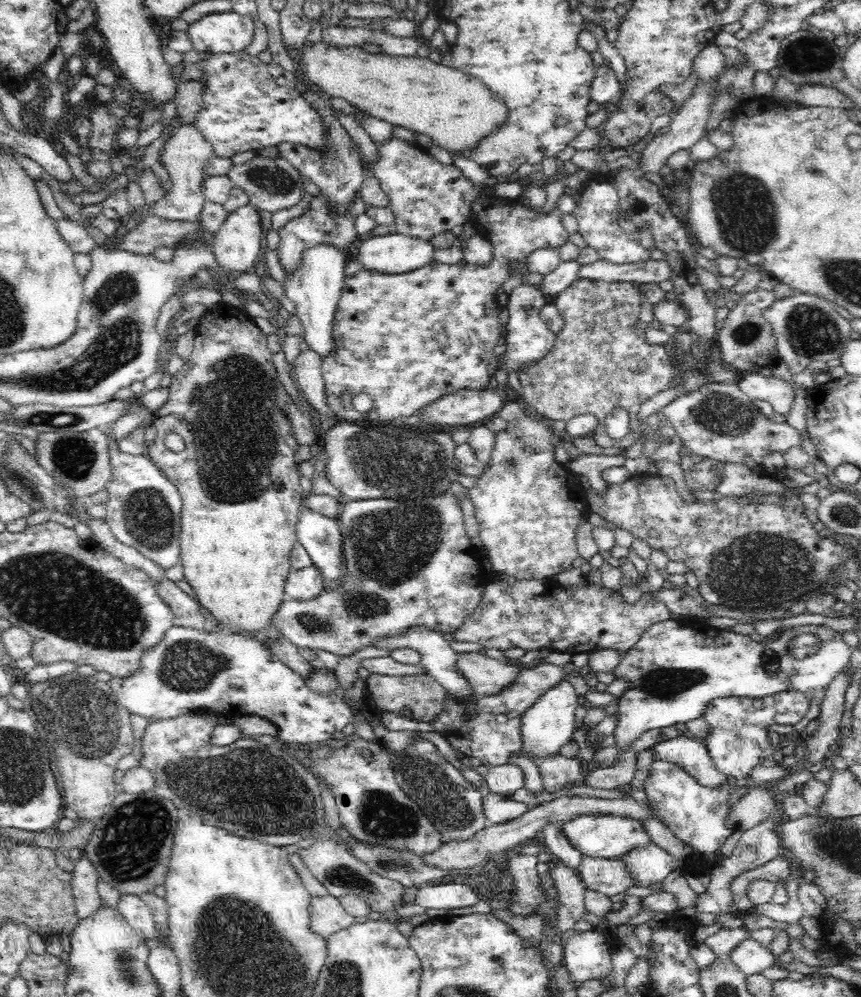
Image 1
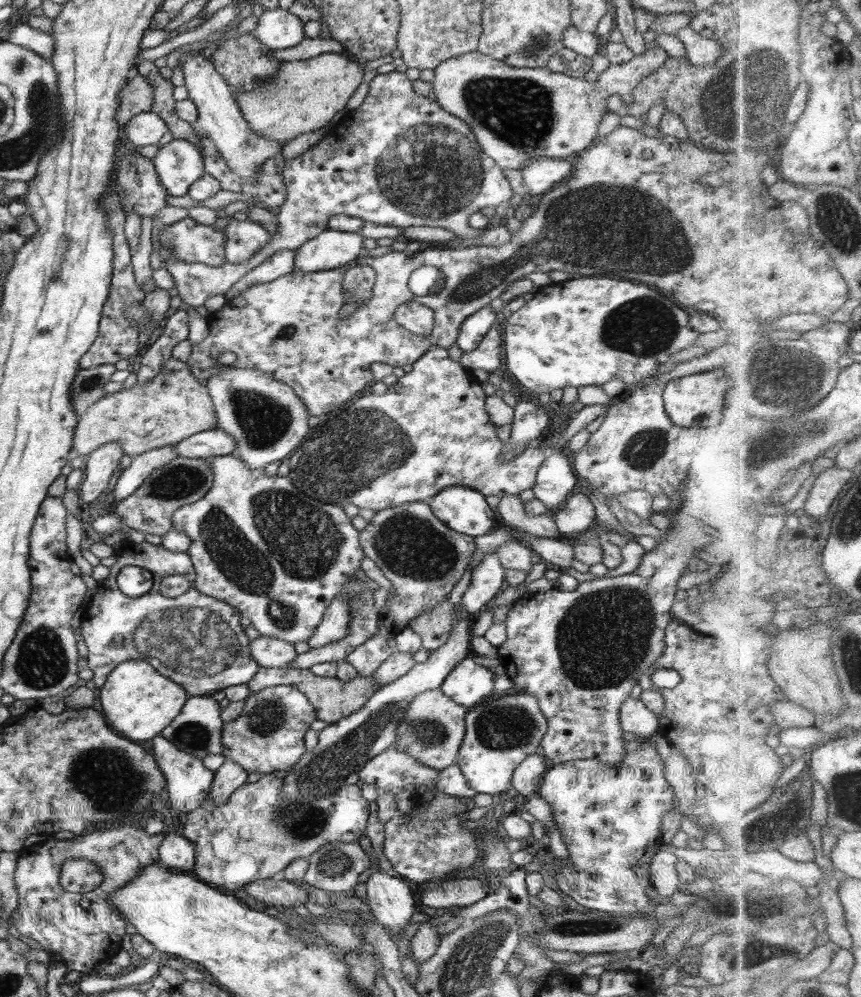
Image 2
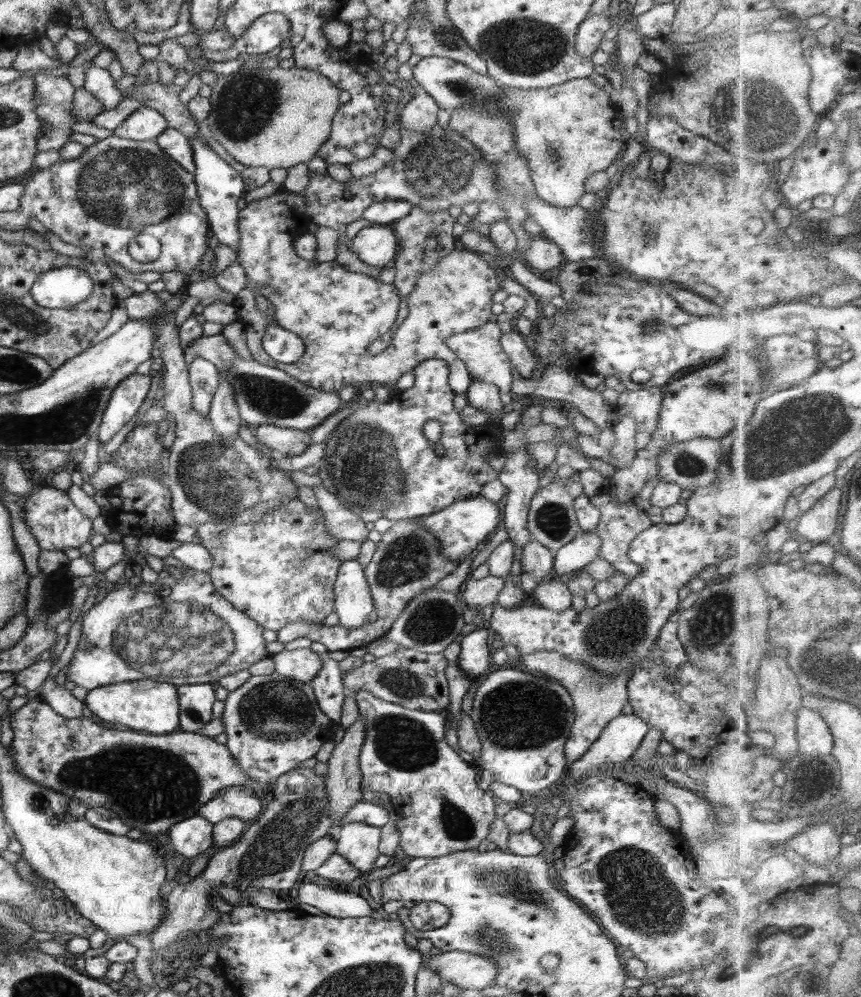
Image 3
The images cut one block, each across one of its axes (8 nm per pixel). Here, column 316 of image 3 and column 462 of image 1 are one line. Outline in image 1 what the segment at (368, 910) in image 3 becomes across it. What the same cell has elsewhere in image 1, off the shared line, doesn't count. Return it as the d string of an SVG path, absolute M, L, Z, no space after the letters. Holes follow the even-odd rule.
M445 880L439 884L418 887L415 903L424 908L470 908L480 902L474 888L468 884L450 883Z

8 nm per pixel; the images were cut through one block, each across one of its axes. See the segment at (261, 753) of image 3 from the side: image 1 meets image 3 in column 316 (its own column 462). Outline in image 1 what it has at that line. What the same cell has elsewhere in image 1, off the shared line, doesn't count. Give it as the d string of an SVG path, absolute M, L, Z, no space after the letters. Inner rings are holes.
M547 662L531 668L522 666L518 678L510 686L504 686L494 696L477 695L462 698L464 702L461 702L448 694L444 708L438 712L434 720L430 720L430 724L434 725L435 732L439 732L450 746L463 752L466 757L479 758L482 764L489 768L508 764L510 755L520 752L522 748L520 725L525 710L530 708L548 688L556 686L562 680L568 680L570 674L572 674L570 663L565 667Z

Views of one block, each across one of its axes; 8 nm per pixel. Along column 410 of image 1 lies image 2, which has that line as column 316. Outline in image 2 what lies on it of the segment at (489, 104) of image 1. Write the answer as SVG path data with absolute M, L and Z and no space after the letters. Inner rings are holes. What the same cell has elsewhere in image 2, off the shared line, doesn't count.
M343 53L320 54L315 58L299 61L282 61L276 74L266 80L264 84L256 86L250 92L235 93L235 99L240 107L243 117L256 132L256 135L278 143L288 143L302 134L308 134L324 127L330 119L342 110L358 86L364 82L365 69L356 61L349 59Z

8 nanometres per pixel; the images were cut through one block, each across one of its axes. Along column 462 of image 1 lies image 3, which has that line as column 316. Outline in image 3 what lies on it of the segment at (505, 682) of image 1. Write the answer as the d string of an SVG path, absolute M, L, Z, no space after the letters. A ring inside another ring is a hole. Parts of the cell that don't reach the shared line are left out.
M310 648L282 650L270 657L273 658L276 673L306 684L315 680L323 665L321 654L313 652Z

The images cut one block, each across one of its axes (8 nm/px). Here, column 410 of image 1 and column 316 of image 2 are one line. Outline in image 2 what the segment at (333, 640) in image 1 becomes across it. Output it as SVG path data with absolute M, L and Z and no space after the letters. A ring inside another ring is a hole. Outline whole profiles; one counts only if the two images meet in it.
M236 455L211 456L205 458L205 461L210 465L210 470L213 472L213 484L210 491L201 500L176 510L176 513L172 516L173 530L191 539L187 554L192 560L196 573L193 586L202 594L224 601L239 610L245 622L252 625L260 632L261 636L276 638L293 645L298 641L306 642L312 638L312 634L322 623L331 600L341 592L343 585L353 580L356 572L361 569L361 563L365 555L362 548L360 548L358 530L354 528L350 518L346 516L343 507L320 502L307 496L304 492L300 492L288 477L268 476L264 469L248 468L248 465L245 465L245 462Z

